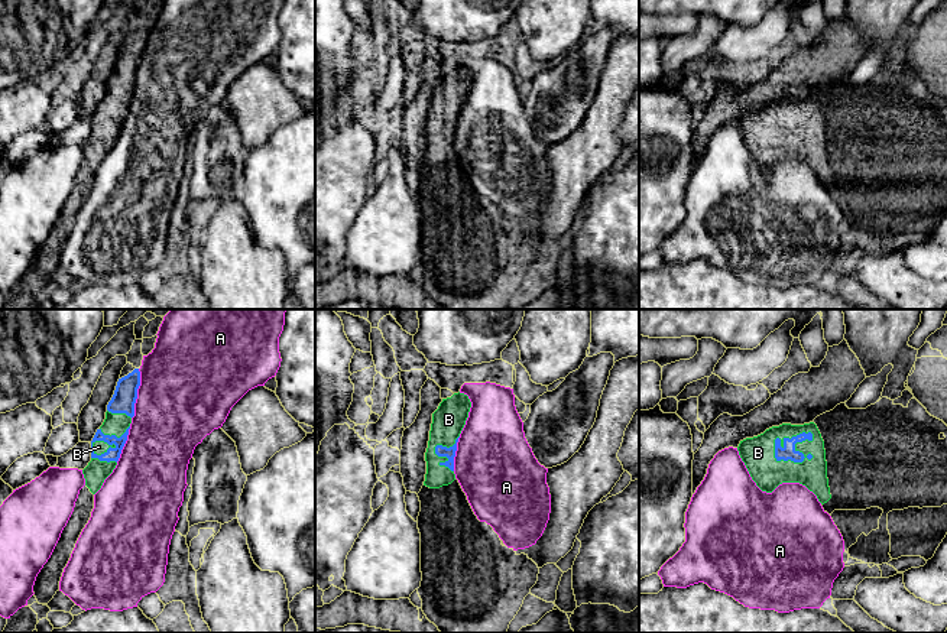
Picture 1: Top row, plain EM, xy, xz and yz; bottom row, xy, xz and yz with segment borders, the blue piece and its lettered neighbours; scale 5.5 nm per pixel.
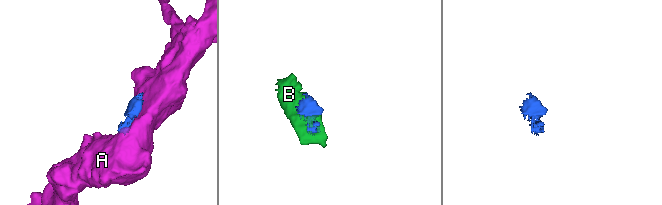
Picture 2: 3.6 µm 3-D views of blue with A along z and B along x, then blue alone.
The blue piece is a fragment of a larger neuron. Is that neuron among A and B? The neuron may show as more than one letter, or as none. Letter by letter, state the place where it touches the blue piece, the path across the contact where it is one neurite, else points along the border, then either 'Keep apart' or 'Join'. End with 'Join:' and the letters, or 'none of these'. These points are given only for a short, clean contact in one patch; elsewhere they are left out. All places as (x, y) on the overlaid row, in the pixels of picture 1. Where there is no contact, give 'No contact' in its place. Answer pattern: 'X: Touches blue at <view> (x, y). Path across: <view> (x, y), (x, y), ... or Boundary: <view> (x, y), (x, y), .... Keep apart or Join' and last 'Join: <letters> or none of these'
A: Touches blue at xy (136, 393). Keep apart
B: Touches blue at yz (784, 438). Join
Join: B

